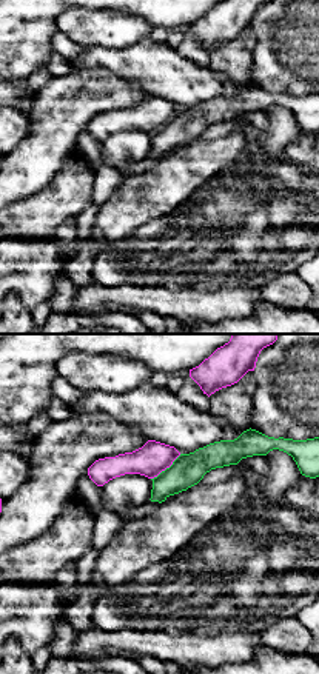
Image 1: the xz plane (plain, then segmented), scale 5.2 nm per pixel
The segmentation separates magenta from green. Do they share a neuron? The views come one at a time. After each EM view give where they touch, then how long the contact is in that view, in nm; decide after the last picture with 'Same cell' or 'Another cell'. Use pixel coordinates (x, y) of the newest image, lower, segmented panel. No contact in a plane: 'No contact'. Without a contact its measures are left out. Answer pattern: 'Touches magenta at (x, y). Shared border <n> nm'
Touches magenta at (165, 468). Shared border 200 nm

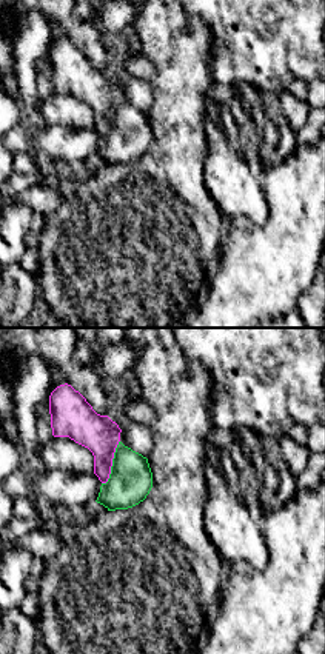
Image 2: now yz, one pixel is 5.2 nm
Touches magenta at (111, 463). Shared border 240 nm

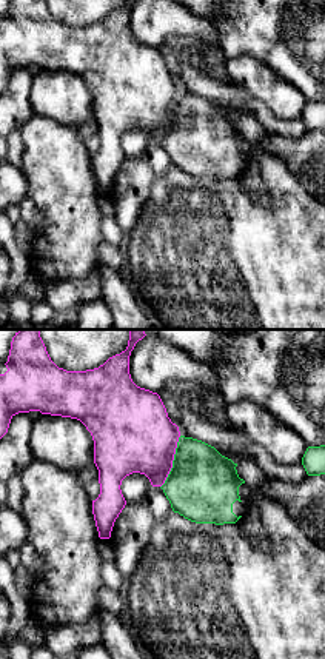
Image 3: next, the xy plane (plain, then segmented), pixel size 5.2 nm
Touches magenta at (171, 462). Shared border 300 nm

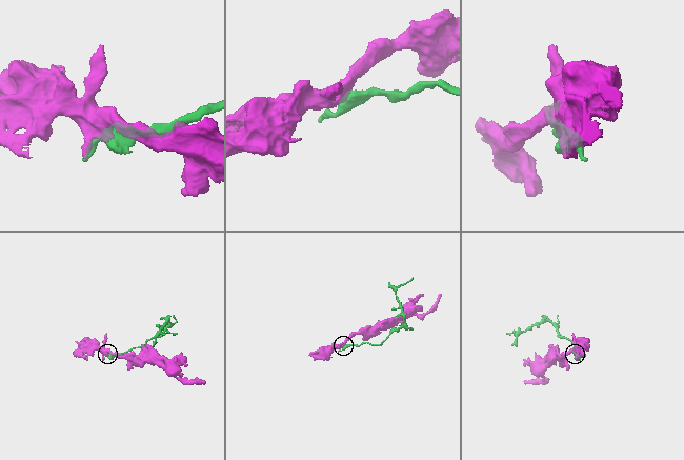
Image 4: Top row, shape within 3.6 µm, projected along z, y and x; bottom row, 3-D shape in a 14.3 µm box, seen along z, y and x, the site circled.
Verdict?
Another cell

